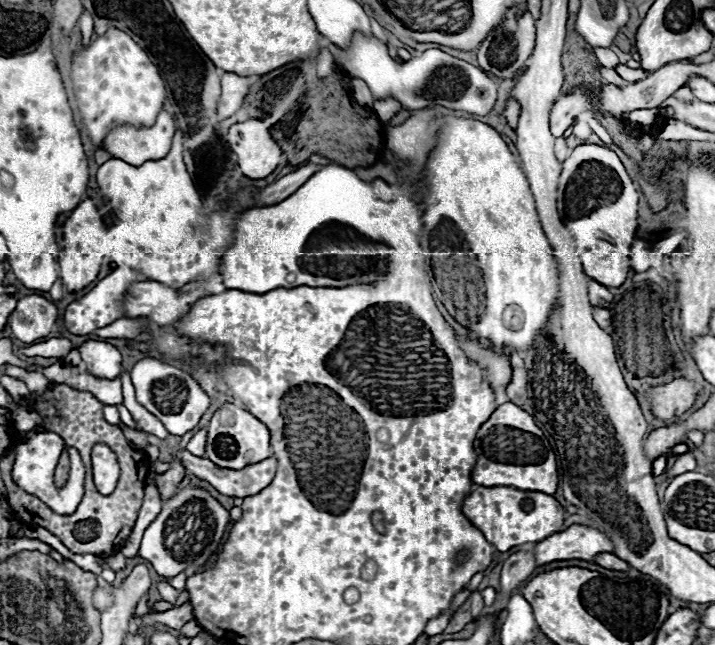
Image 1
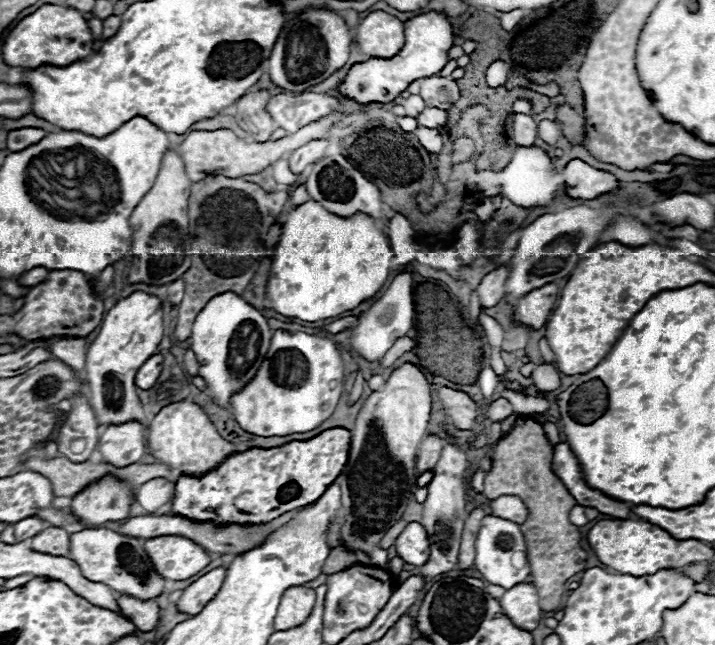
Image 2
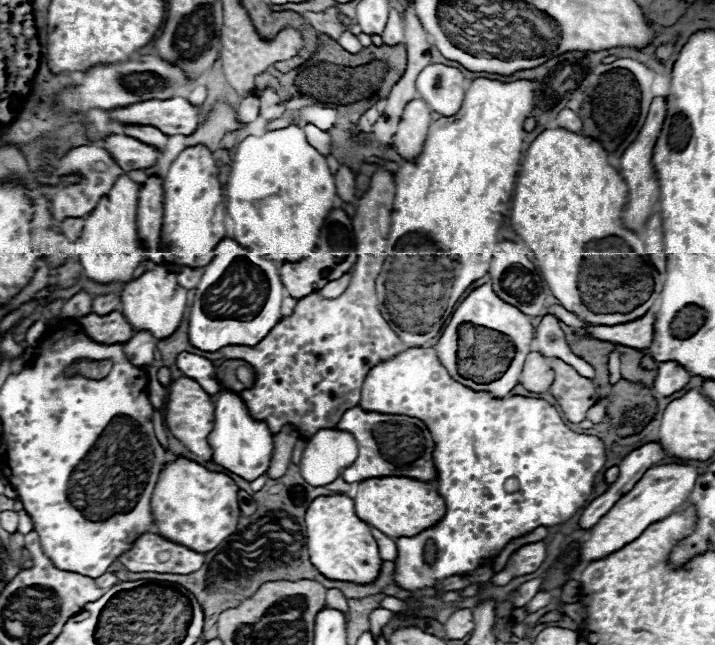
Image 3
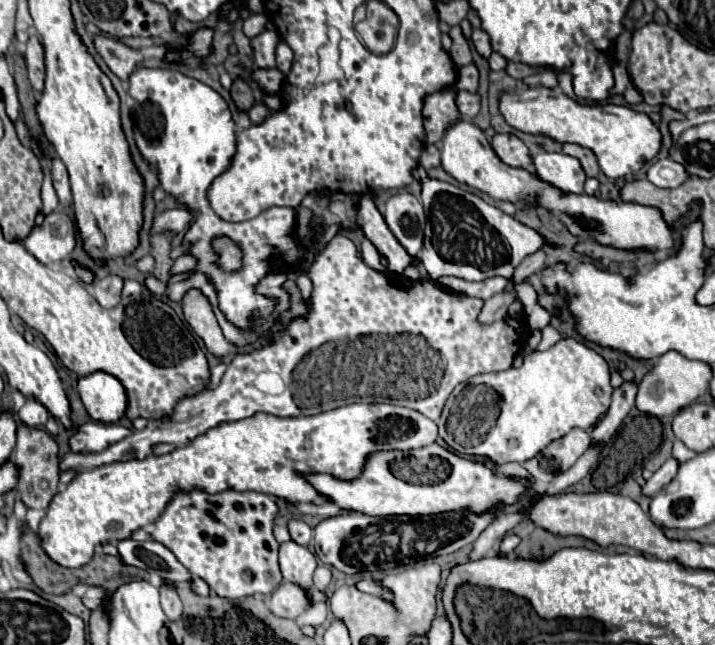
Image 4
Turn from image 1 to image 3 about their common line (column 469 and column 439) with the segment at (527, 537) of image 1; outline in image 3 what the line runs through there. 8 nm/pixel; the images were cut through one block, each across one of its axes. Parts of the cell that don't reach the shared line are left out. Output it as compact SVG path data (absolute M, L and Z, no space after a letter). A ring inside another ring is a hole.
M384 476L376 480L362 480L354 496L356 516L366 524L378 528L390 538L416 536L422 530L434 526L446 512L444 500L438 494L436 482L412 480L406 476Z

